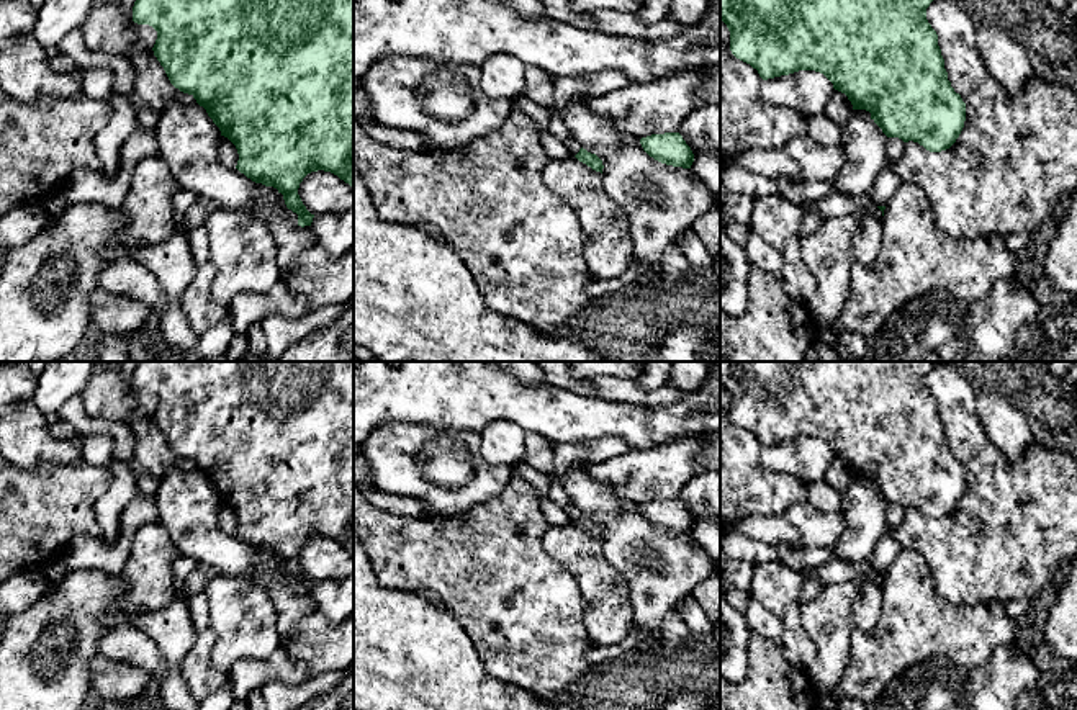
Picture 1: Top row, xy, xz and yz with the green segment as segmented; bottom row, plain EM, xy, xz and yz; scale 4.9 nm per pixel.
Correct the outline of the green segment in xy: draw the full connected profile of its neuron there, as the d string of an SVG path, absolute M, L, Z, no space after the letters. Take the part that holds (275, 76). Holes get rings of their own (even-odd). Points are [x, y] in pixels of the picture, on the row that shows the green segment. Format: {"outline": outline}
{"outline": "M136 0L133 21L157 31L152 51L170 83L192 95L219 128L221 136L236 146L239 154L236 169L241 173L283 195L286 208L298 214L298 226L311 226L314 218L298 195L300 183L308 173L331 172L354 188L354 0Z"}

